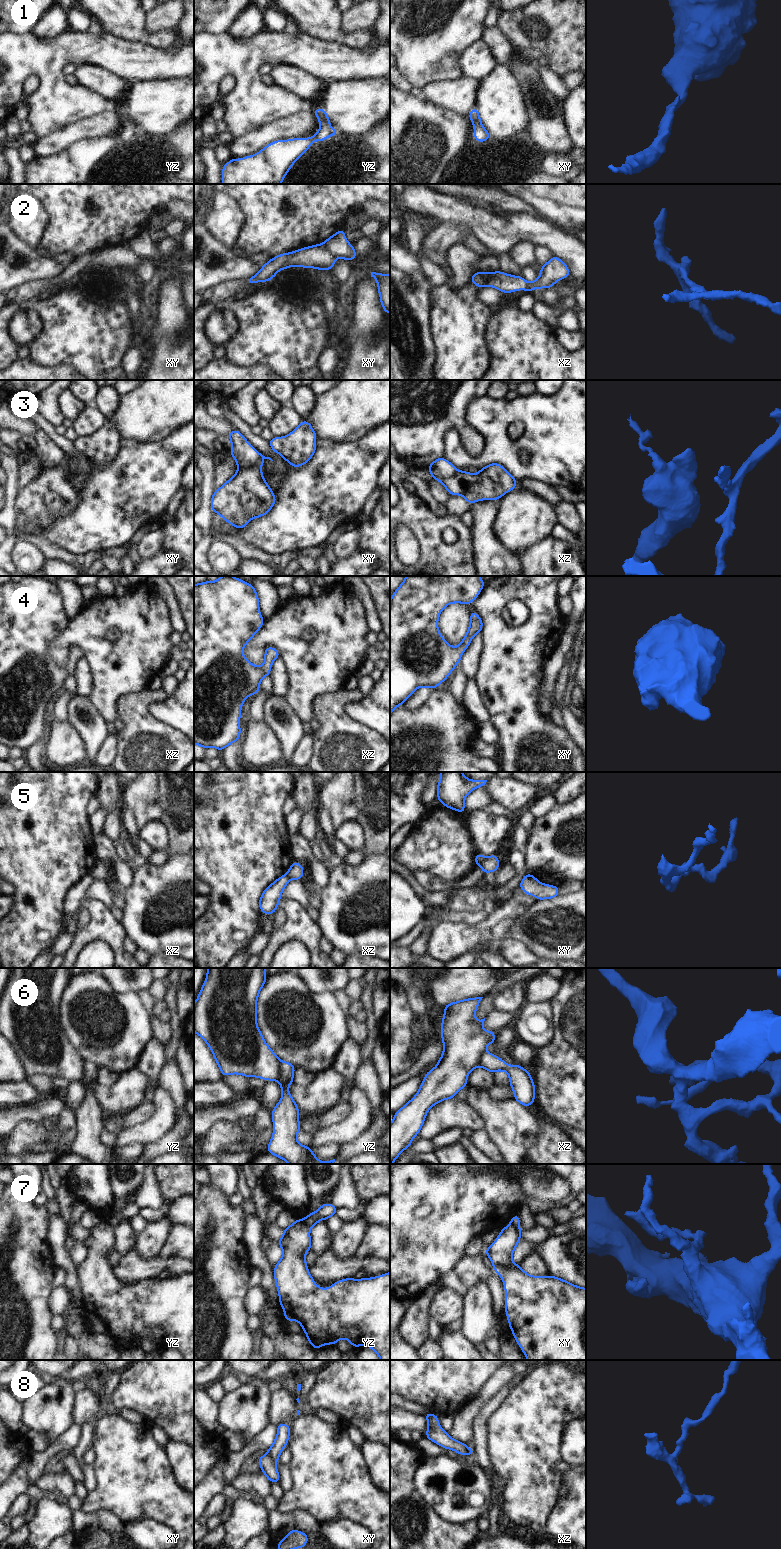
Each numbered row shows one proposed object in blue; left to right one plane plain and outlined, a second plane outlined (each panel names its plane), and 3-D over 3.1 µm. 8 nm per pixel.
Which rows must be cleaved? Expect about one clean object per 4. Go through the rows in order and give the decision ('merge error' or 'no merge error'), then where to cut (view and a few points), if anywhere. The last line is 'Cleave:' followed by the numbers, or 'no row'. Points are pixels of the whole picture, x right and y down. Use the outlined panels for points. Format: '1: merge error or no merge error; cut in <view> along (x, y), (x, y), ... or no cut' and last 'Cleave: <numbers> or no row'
1: no merge error; no cut
2: merge error; cut in xy along (323, 243), (323, 246), (335, 258)
3: merge error; cut in xy along (261, 455), (254, 464), (238, 468)
4: no merge error; no cut
5: merge error; cut in xy along (485, 857), (478, 864)
6: merge error; cut in yz along (281, 1062), (280, 1079), (284, 1082), (292, 1081)
7: merge error; cut in yz along (300, 1220), (310, 1227)
8: merge error; cut in xy along (267, 1453), (273, 1461)
Cleave: 2, 3, 5, 6, 7, 8

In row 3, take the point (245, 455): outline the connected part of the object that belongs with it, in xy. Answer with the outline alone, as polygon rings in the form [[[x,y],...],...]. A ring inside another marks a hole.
[[[237,429],[229,432],[228,437],[232,445],[230,454],[235,459],[238,468],[251,467],[259,461],[261,454]]]

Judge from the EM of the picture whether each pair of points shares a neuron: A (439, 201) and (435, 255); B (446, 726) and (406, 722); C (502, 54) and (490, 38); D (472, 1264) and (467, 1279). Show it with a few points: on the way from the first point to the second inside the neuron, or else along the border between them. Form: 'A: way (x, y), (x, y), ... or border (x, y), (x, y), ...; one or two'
A: border (441, 220), (465, 221); two
B: way (436, 726), (416, 725); one
C: way (502, 50), (494, 42); one
D: border (459, 1277), (465, 1273), (473, 1272), (481, 1279); two

